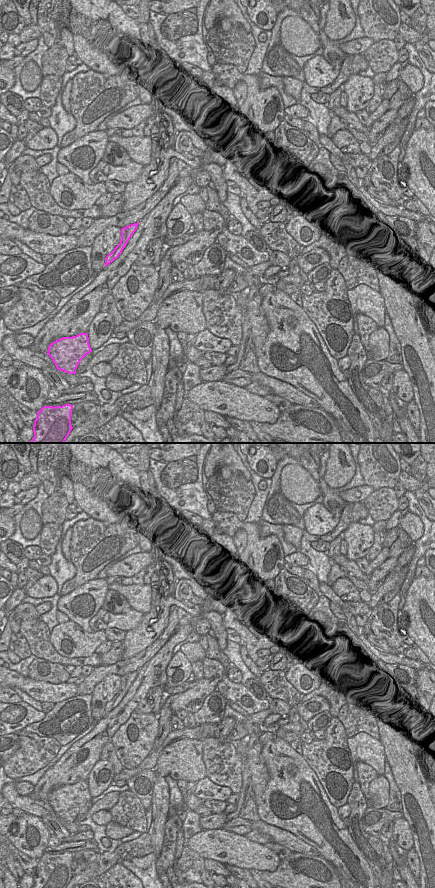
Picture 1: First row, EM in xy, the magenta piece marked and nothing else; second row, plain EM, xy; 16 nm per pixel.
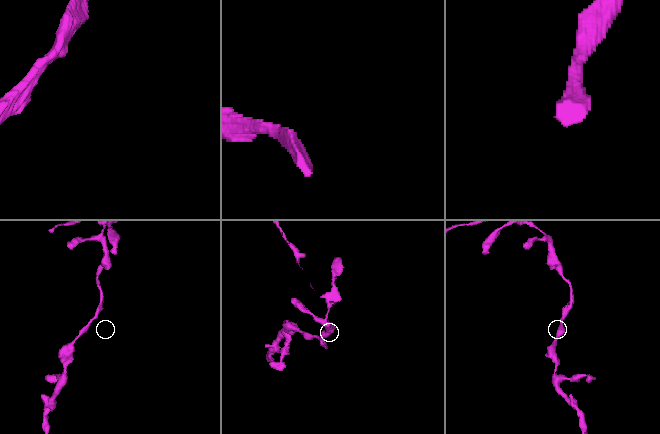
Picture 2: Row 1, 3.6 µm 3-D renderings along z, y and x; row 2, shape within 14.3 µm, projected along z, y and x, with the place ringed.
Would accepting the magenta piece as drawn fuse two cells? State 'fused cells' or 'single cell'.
single cell

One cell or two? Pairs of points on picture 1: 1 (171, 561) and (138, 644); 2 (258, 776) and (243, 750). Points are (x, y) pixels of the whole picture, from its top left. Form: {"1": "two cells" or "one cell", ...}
{"1": "one cell", "2": "one cell"}

